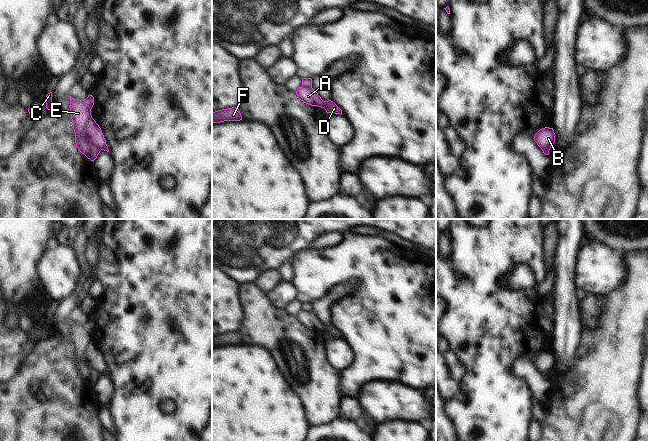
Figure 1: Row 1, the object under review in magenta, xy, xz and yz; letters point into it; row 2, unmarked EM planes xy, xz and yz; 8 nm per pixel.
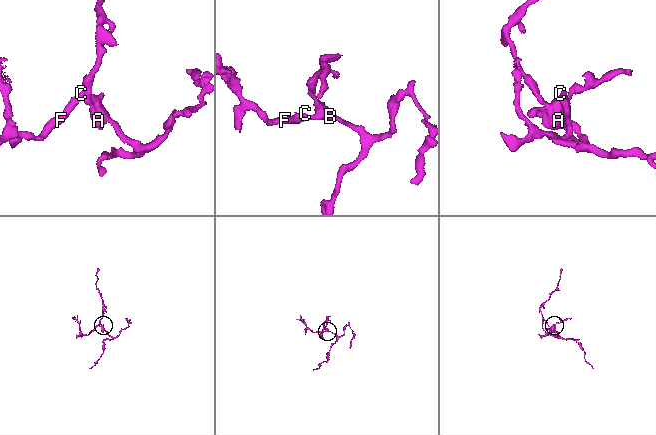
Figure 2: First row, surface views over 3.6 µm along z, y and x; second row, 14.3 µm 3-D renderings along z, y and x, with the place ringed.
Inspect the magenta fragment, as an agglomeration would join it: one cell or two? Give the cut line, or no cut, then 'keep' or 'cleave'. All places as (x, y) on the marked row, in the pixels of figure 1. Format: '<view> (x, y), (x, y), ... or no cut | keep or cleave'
xy (89, 117), (83, 136), (101, 149) | cleave

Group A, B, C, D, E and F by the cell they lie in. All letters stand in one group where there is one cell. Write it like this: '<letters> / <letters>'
A C E F / B D

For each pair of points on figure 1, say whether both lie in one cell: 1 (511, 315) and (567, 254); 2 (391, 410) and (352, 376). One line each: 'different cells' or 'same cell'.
1: different cells
2: different cells

